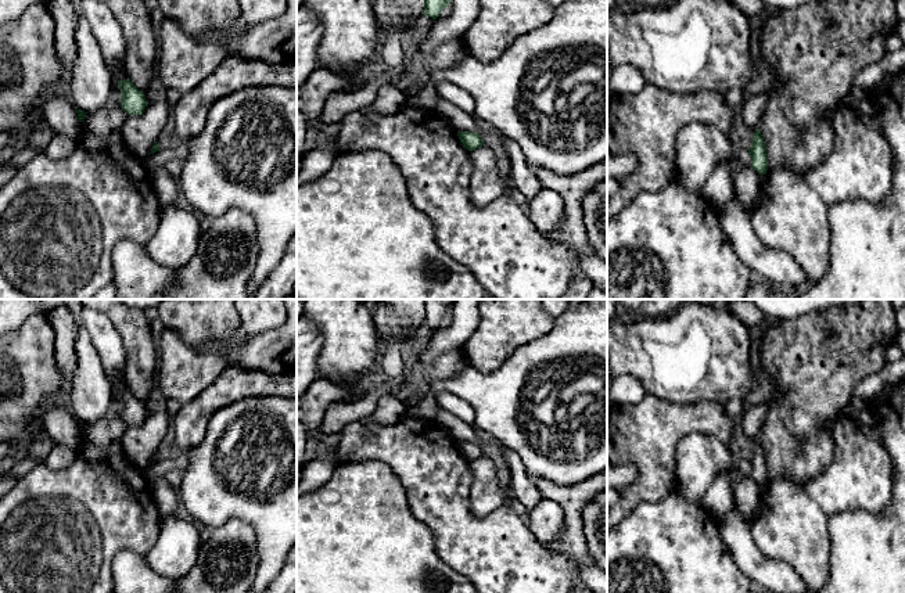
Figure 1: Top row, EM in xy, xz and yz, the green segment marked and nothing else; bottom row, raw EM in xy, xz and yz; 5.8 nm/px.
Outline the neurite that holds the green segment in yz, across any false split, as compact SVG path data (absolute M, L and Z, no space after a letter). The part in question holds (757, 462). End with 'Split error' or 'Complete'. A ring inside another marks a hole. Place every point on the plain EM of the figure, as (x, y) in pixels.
M759 439L755 441L751 457L748 459L748 464L751 467L751 477L759 485L765 485L768 481L768 468L766 468L766 457L764 448Z. Complete

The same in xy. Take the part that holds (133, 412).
M130 389L118 392L121 399L121 417L128 425L141 425L147 417L146 405Z. Complete

